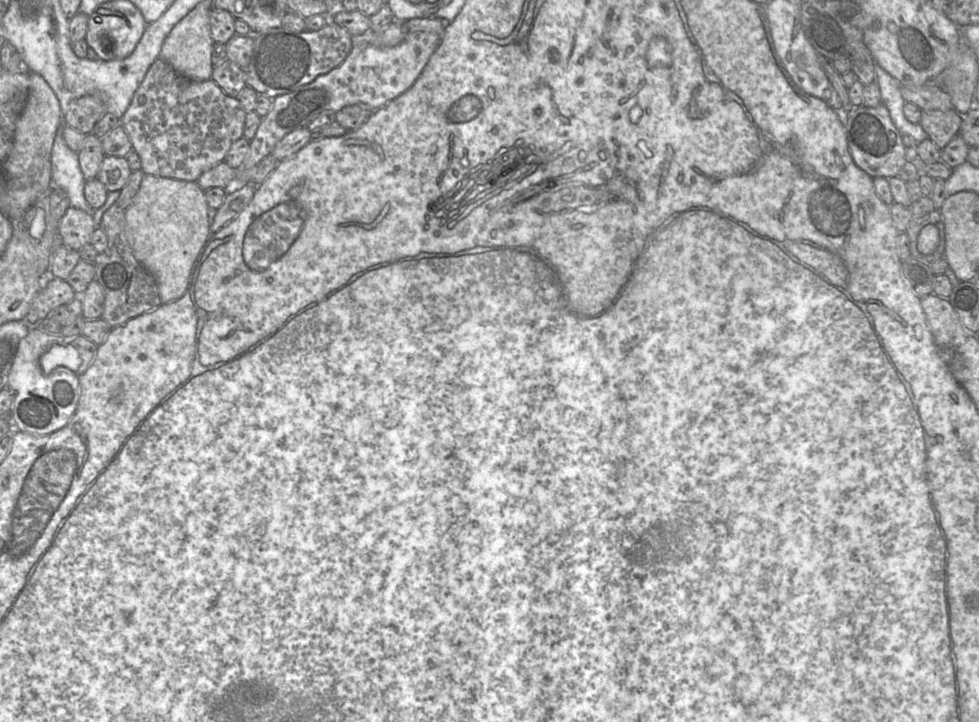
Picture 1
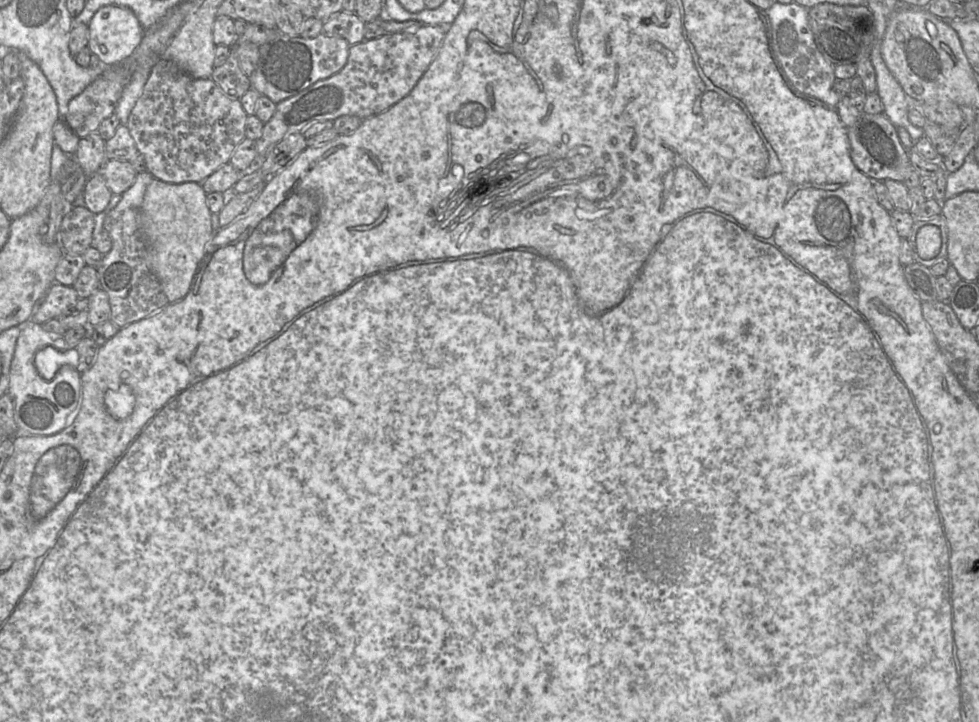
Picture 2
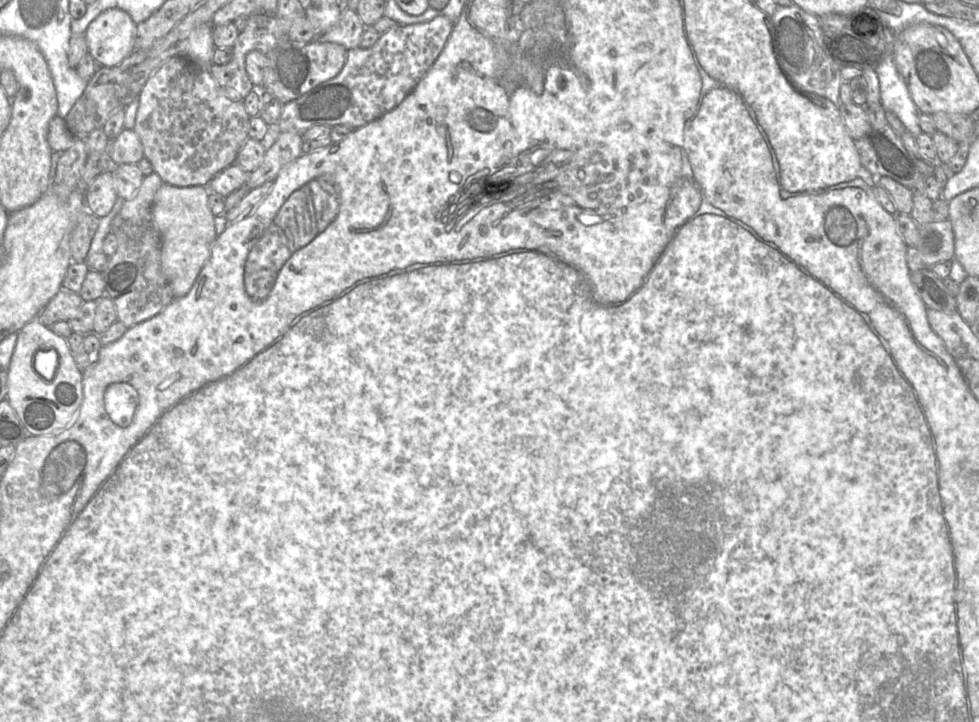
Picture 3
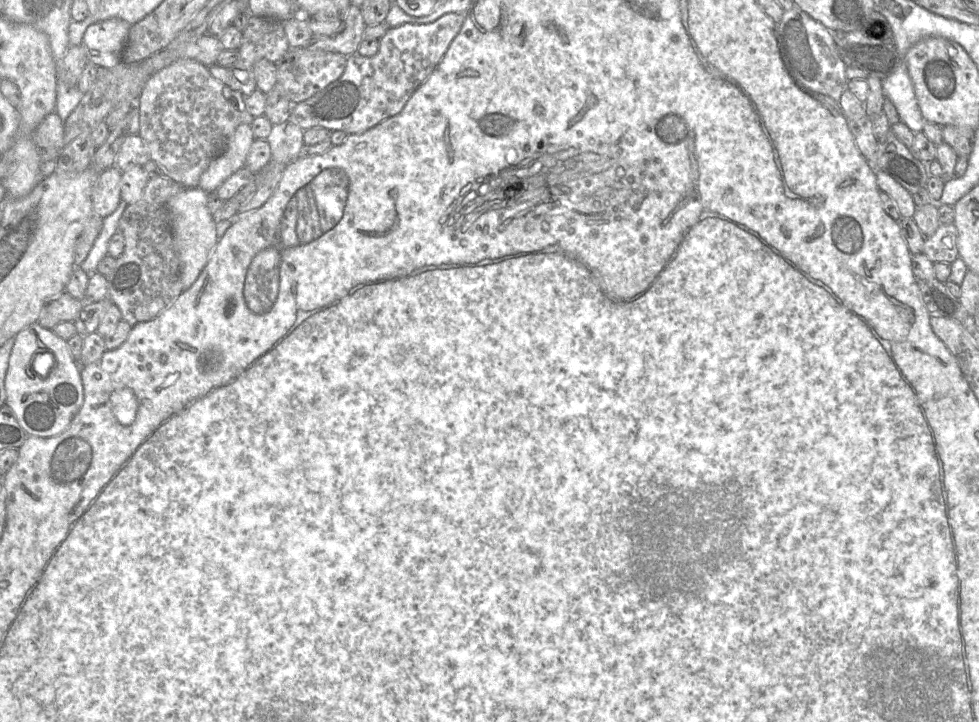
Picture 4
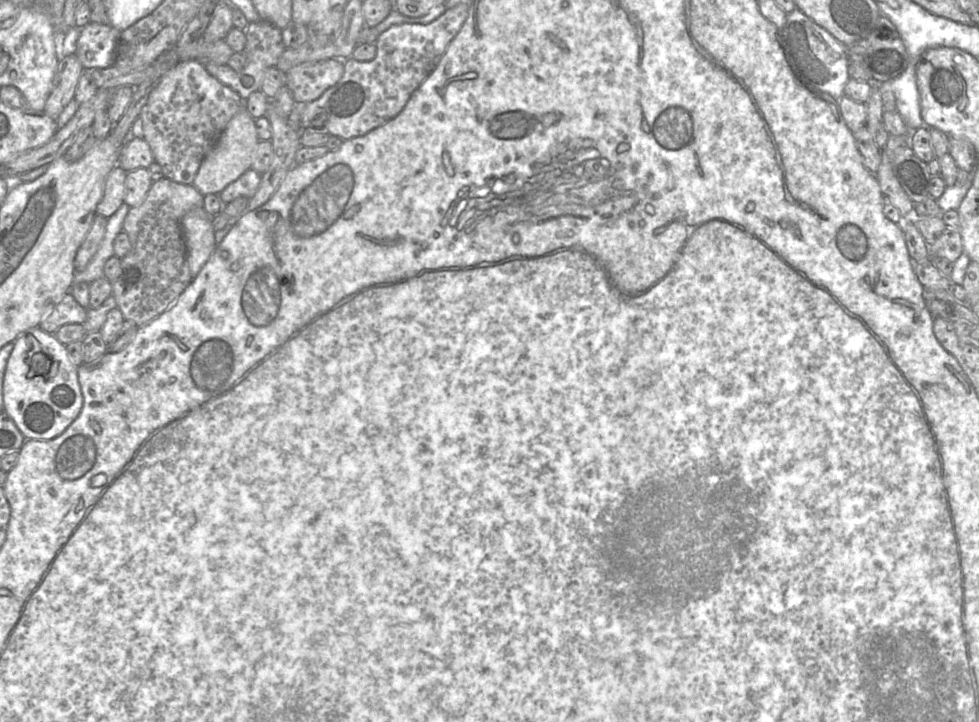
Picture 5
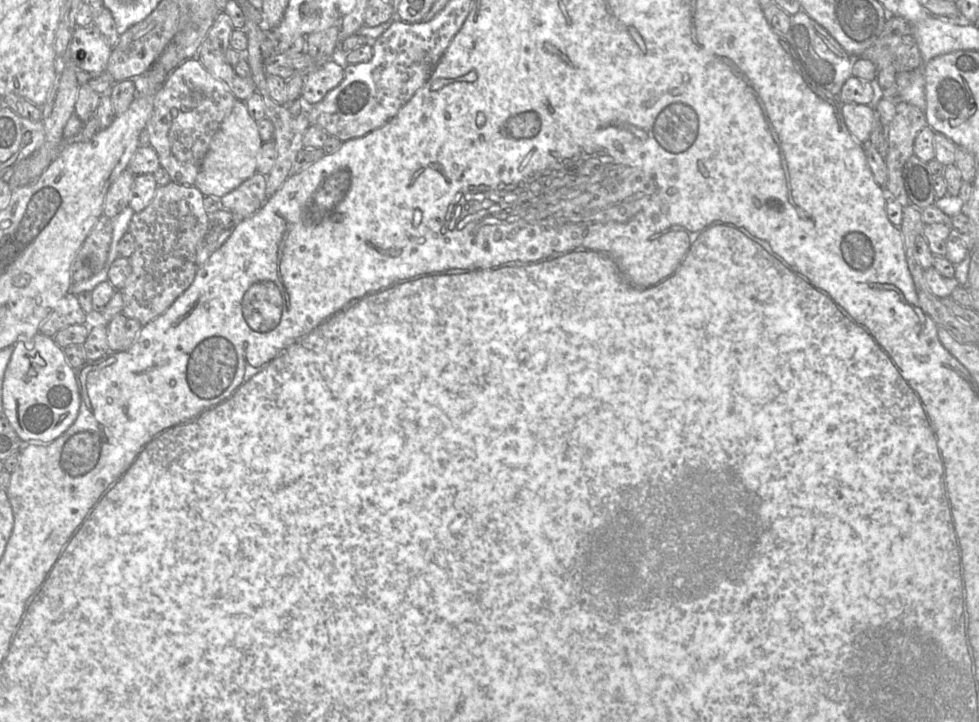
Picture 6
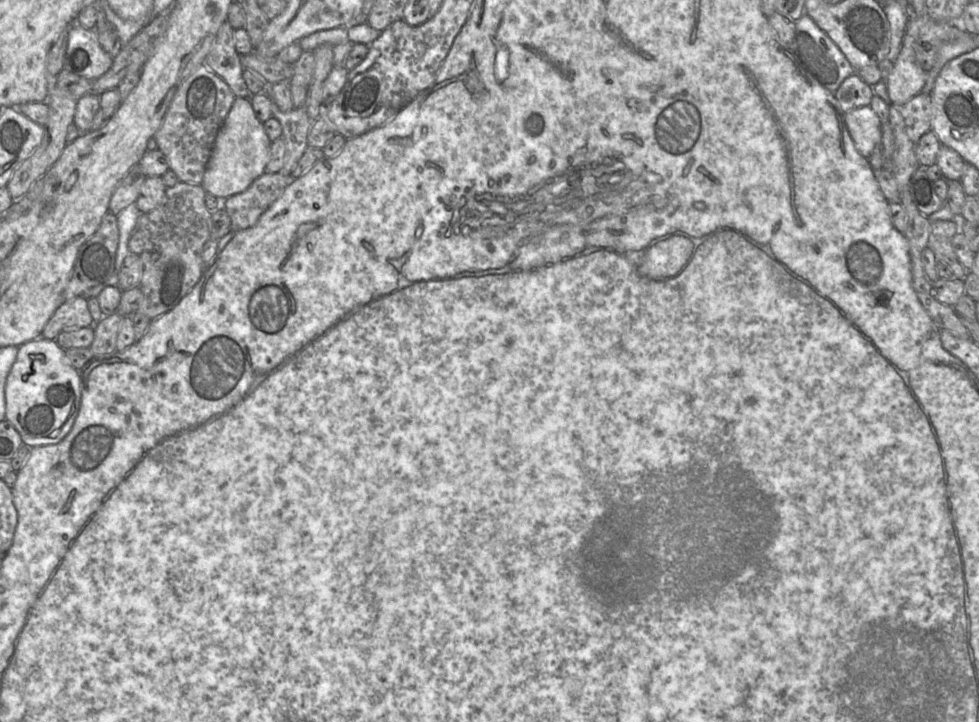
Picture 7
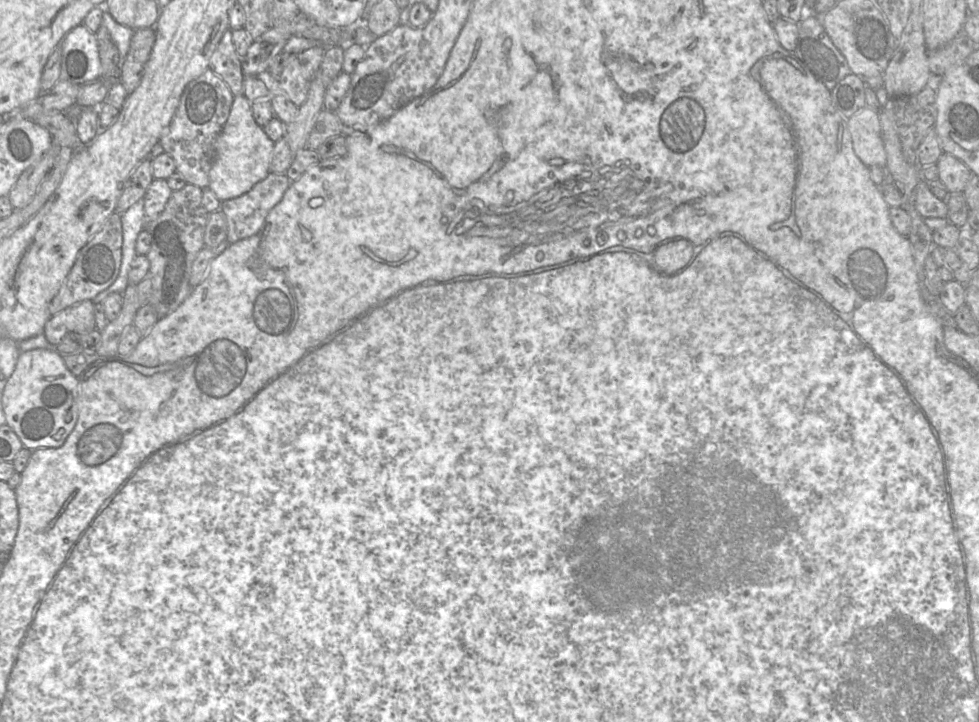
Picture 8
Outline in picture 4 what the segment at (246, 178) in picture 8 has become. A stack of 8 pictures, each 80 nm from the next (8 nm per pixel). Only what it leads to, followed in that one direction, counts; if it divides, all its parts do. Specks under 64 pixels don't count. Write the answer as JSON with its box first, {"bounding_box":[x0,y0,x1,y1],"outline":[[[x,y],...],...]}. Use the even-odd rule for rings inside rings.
{"bounding_box":[197,124,254,193],"outline":[[[240,124],[224,152],[212,160],[201,174],[197,187],[207,193],[215,192],[228,177],[245,166],[247,153],[254,140],[251,125]]]}

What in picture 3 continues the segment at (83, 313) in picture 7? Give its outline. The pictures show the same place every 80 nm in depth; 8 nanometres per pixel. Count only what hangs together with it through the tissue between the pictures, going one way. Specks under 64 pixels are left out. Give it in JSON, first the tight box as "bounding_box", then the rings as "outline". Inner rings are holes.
{"bounding_box":[37,288,84,326],"outline":[[[61,288],[37,316],[44,326],[50,326],[57,321],[69,321],[80,311],[84,300],[79,293]]]}

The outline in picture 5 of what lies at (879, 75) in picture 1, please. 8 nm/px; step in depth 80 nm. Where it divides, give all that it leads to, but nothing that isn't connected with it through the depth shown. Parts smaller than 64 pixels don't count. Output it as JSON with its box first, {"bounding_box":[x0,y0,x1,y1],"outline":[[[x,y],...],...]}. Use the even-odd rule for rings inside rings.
{"bounding_box":[891,58,924,129],"outline":[[[910,58],[906,70],[891,81],[896,98],[896,111],[909,129],[919,129],[924,125],[921,115],[920,94],[916,79],[916,65],[919,58]]]}

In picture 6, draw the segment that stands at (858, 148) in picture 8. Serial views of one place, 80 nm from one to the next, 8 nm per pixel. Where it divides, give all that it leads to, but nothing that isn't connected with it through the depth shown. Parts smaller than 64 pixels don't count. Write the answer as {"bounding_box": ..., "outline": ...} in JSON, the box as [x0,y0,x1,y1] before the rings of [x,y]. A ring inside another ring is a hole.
{"bounding_box":[841,103,875,144],"outline":[[[841,103],[842,116],[848,131],[860,144],[868,142],[875,124],[875,110],[869,104]]]}

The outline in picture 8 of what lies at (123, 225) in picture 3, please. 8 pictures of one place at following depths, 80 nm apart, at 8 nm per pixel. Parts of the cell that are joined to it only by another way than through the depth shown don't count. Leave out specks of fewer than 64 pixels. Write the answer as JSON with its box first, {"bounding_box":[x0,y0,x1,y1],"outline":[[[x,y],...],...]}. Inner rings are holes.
{"bounding_box":[144,183,210,317],"outline":[[[189,183],[180,190],[172,191],[157,218],[145,223],[144,230],[151,235],[151,247],[146,254],[152,282],[149,303],[159,317],[174,311],[191,292],[191,267],[204,247],[204,231],[210,214],[202,204],[202,192],[202,188]]]}

